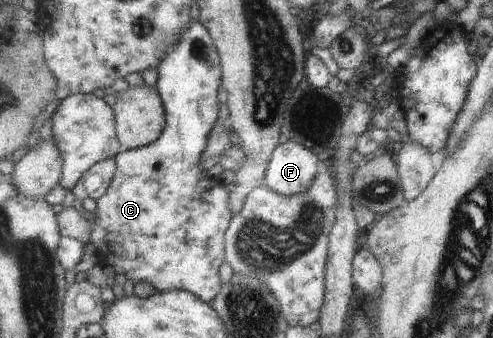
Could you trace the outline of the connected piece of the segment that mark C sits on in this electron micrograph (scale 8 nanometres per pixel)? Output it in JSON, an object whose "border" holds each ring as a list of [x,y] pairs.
{"border":[[[199,21],[192,22],[190,28],[180,37],[177,48],[164,59],[158,70],[157,90],[161,95],[163,104],[166,106],[166,125],[163,129],[161,138],[149,146],[123,151],[116,156],[116,171],[107,192],[96,201],[96,211],[94,223],[91,220],[90,240],[95,246],[96,254],[105,265],[110,265],[116,273],[123,272],[128,280],[135,284],[149,283],[154,286],[157,292],[167,292],[170,290],[189,291],[210,303],[221,292],[222,283],[219,276],[221,264],[226,262],[226,232],[230,228],[230,220],[233,212],[230,207],[230,194],[217,177],[210,177],[202,165],[202,156],[206,152],[207,145],[210,142],[210,134],[214,130],[219,120],[219,88],[222,87],[222,58],[218,47],[210,30],[203,26]]]}

